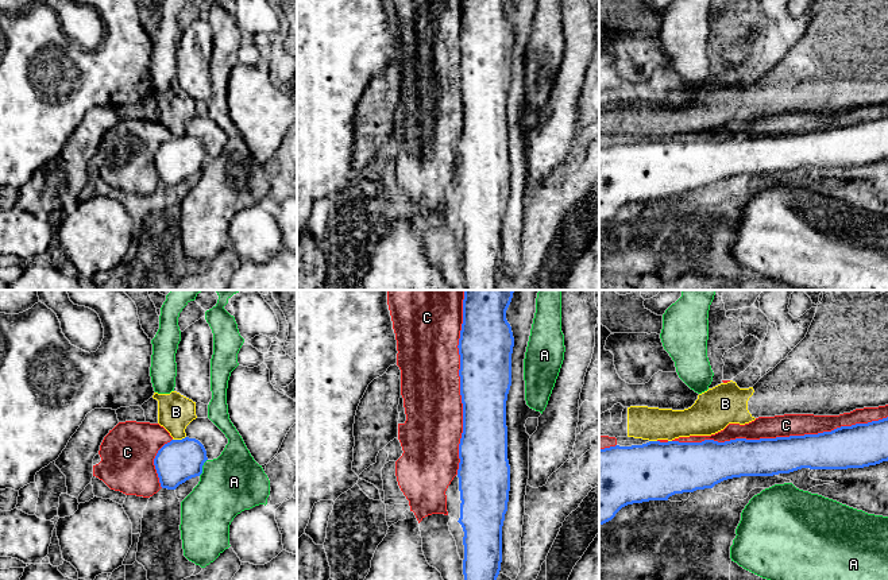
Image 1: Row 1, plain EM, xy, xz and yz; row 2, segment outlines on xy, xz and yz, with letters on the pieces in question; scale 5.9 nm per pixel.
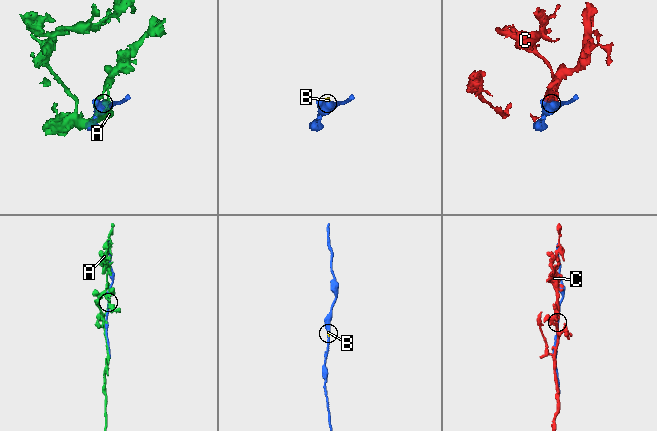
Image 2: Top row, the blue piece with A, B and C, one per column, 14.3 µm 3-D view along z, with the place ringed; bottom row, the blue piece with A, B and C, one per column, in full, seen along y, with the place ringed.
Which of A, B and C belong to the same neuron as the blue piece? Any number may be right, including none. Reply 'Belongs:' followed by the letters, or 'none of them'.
Belongs: none of them

